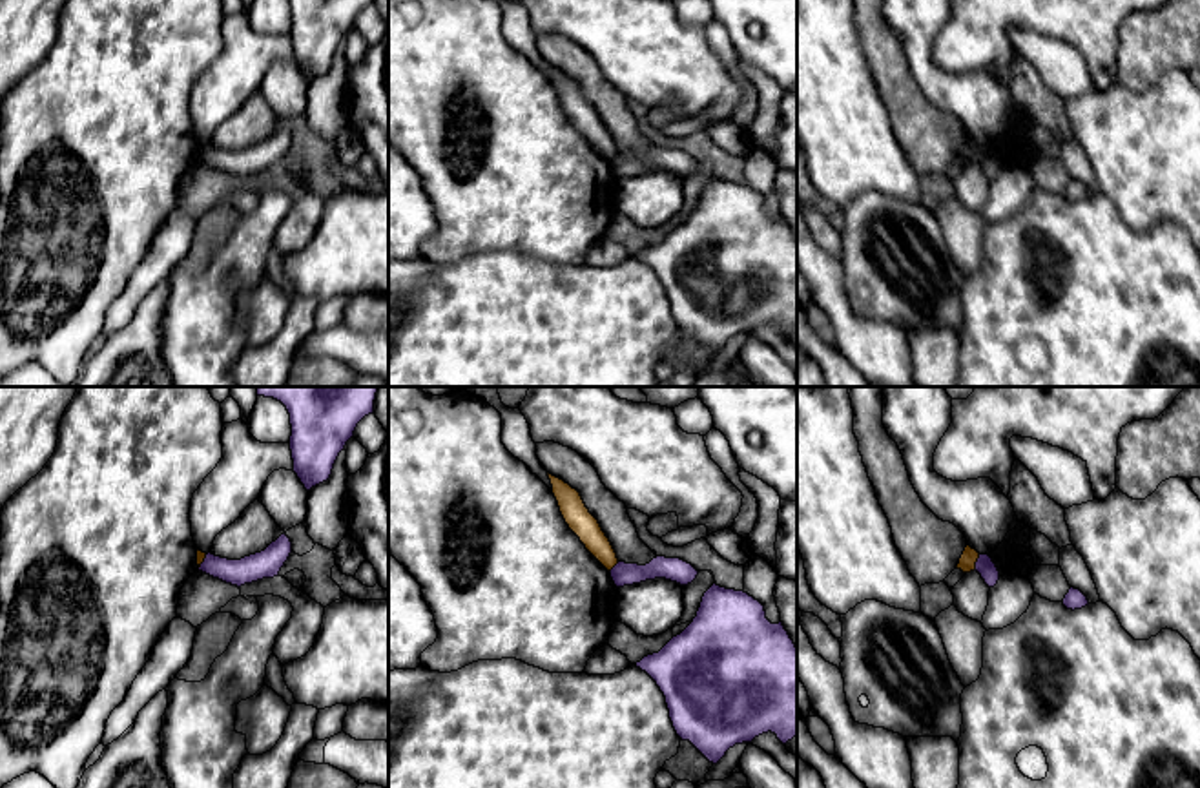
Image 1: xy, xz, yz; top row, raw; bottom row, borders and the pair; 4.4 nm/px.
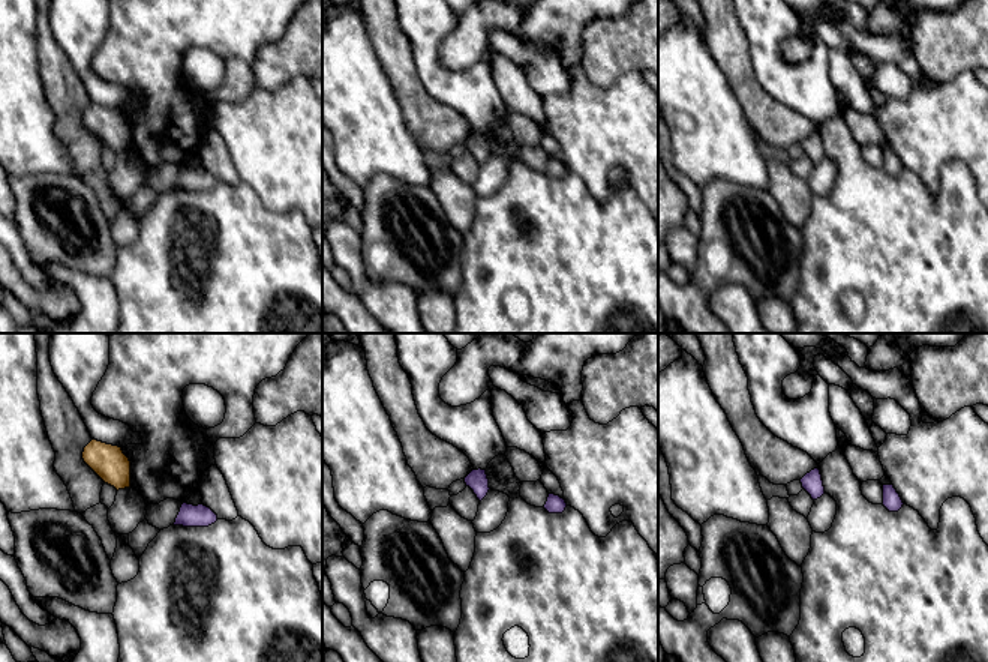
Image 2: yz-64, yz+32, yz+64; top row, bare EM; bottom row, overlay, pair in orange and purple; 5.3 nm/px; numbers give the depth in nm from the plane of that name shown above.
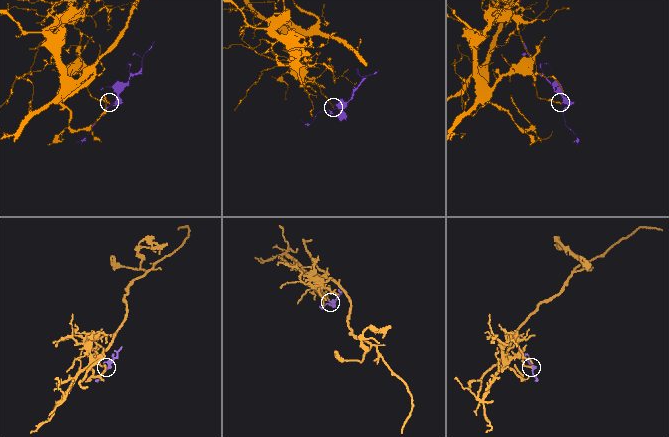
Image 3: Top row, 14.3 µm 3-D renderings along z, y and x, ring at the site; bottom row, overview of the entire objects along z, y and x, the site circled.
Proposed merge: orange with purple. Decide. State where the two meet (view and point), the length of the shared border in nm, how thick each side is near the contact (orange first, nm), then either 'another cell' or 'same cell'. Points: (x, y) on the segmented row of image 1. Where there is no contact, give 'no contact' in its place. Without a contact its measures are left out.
yz (976, 560) | 80 nm | 80/80 nm | another cell

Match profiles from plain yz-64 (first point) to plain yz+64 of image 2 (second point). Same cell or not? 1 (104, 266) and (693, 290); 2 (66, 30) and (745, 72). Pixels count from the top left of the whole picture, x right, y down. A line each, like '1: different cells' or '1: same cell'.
1: same cell
2: different cells

